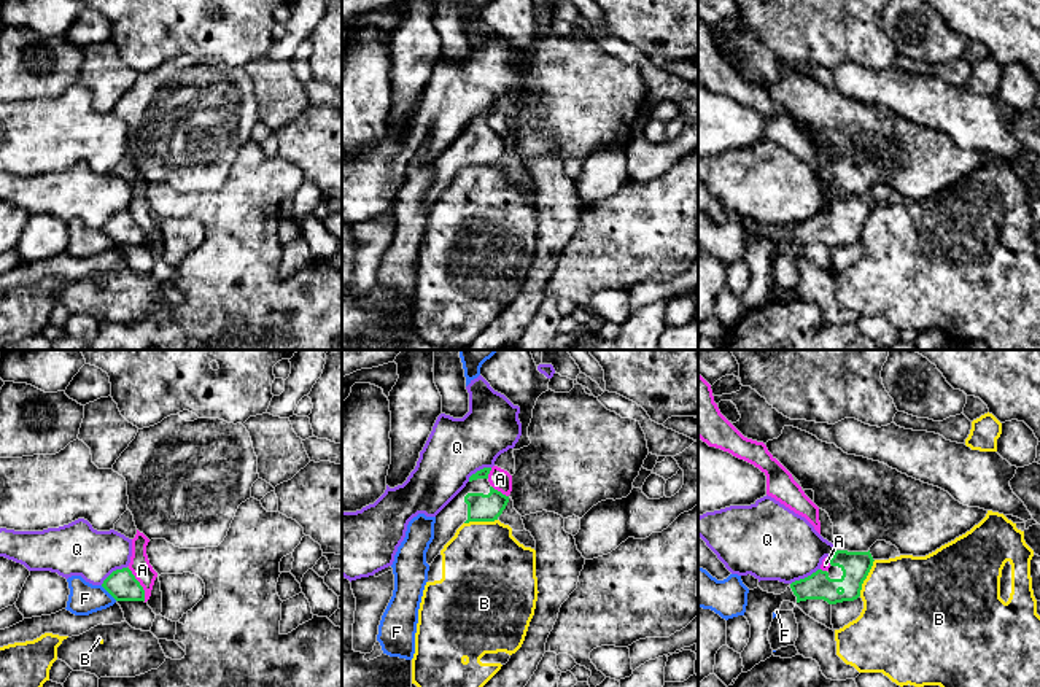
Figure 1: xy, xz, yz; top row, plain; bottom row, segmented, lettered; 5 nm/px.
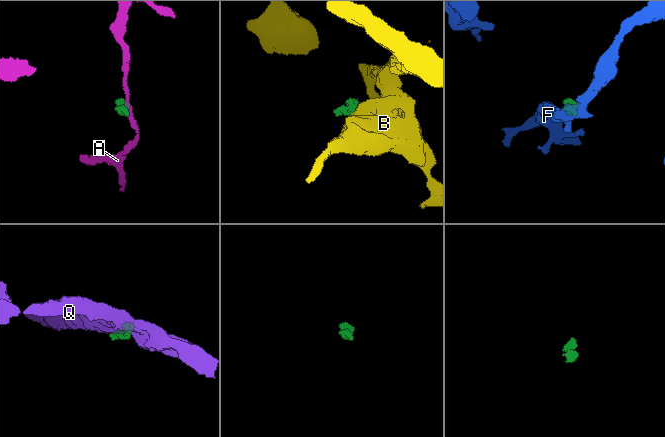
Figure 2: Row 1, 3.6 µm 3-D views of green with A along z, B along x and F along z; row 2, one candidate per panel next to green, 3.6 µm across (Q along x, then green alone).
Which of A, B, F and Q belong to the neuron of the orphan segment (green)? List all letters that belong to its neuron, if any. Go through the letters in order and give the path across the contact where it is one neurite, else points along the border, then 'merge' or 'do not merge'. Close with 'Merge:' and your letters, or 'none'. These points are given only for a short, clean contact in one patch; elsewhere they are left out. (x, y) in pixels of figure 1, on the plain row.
A: border along xy (128, 212), (142, 231), (145, 244); do not merge
B: border along yz (875, 204), (859, 239); do not merge
F: border along xy (100, 229), (116, 244); do not merge
Q: border along yz (819, 212), (791, 228); do not merge
Merge: none

